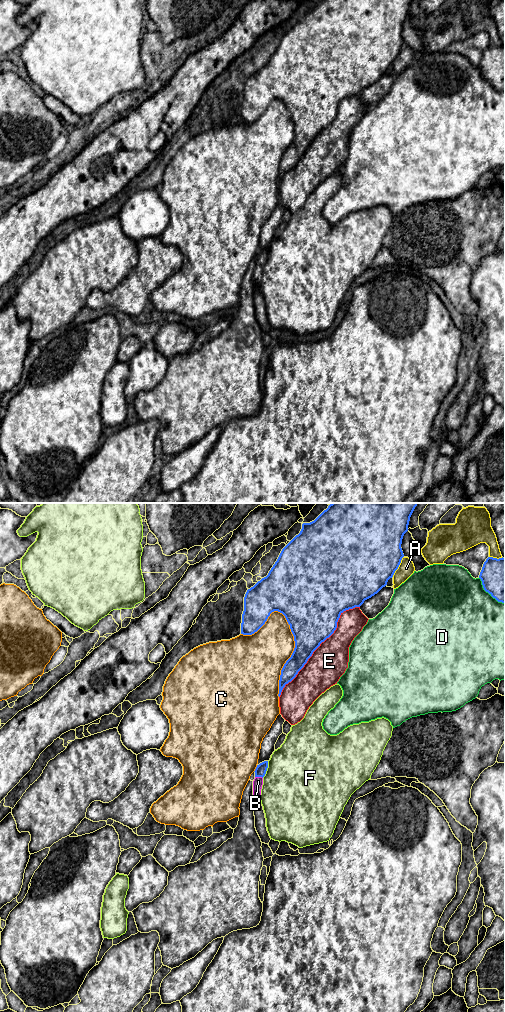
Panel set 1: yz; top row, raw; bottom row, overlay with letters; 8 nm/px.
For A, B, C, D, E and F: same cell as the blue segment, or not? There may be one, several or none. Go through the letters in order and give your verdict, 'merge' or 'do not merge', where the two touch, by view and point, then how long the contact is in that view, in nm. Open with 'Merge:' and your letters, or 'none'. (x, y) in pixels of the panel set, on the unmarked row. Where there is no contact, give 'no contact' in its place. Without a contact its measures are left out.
Merge: B
A: do not merge; contact yz (398, 54); length 190 nm
B: merge; contact yz (259, 264); length 70 nm
C: do not merge; contact yz (293, 139); length 700 nm
D: do not merge; contact yz (488, 80); length 300 nm
E: do not merge; contact yz (318, 134); length 1000 nm
F: do not merge; contact yz (266, 257); length 140 nm

